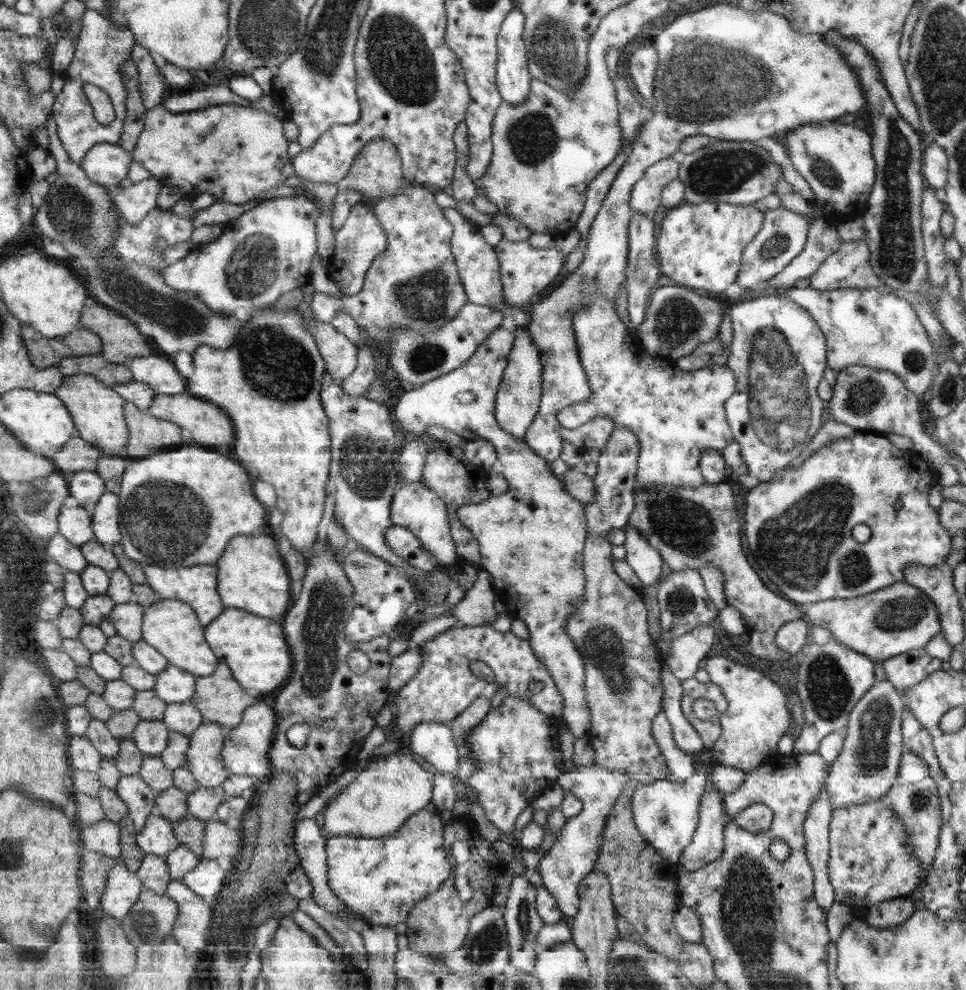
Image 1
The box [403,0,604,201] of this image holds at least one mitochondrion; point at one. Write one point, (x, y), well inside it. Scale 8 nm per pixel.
(553, 51)

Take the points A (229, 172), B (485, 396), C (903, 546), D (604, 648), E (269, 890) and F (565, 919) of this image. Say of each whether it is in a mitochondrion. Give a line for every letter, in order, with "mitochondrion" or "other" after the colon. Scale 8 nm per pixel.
A: other
B: other
C: other
D: mitochondrion
E: mitochondrion
F: other

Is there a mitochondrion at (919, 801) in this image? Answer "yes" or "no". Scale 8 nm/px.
yes

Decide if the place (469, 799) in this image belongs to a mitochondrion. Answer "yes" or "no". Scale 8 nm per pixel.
no

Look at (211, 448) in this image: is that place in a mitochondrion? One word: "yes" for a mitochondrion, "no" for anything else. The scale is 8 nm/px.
no

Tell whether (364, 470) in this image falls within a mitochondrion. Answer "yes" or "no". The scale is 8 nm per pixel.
yes

